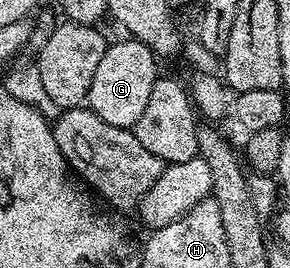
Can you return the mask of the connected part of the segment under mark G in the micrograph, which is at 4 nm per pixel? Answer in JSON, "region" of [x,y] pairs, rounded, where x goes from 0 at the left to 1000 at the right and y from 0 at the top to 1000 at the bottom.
{"region":[[[448,134],[428,146],[428,157],[386,153],[362,209],[348,209],[348,239],[300,347],[297,392],[348,433],[362,463],[459,478],[472,448],[486,448],[486,418],[500,418],[500,388],[528,343],[528,313],[555,287],[555,261],[541,209],[500,160]]]}

